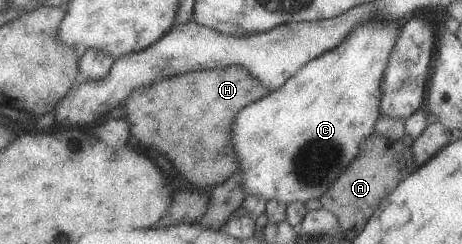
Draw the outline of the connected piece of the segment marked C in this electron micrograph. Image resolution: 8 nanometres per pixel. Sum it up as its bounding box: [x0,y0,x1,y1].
[231,18,404,205]

